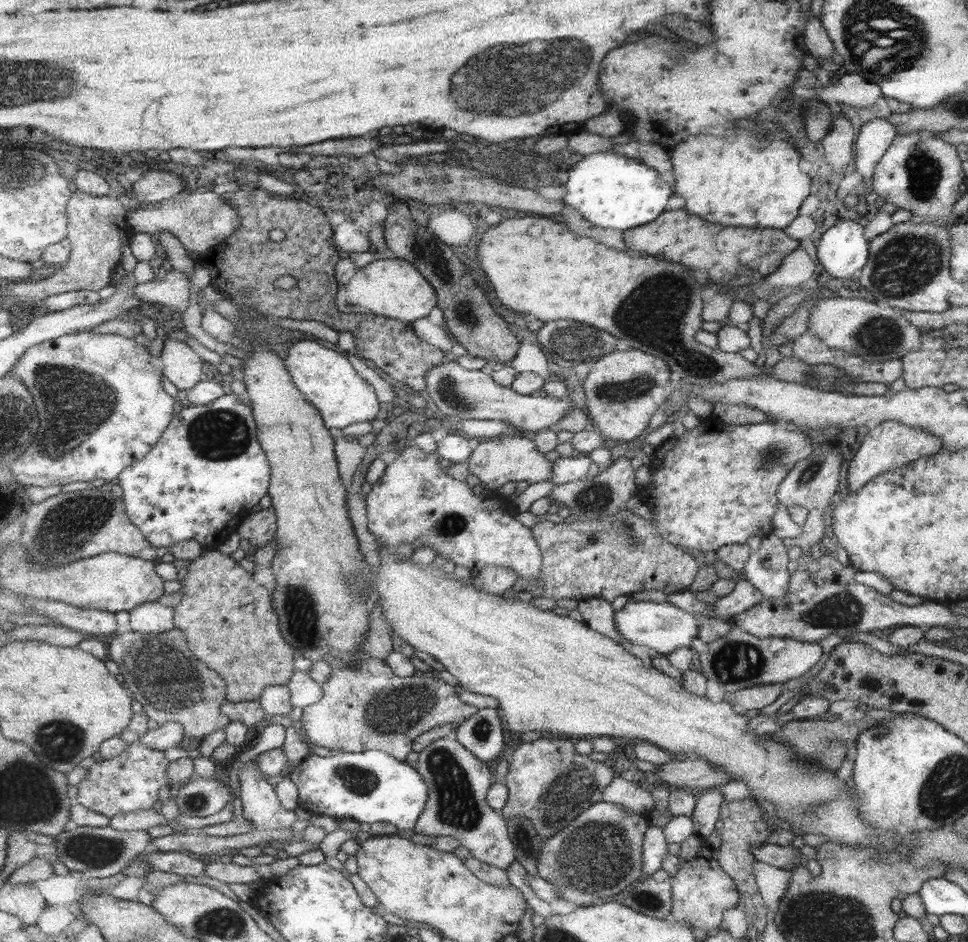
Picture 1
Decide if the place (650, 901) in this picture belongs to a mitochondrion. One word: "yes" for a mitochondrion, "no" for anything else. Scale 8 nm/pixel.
yes

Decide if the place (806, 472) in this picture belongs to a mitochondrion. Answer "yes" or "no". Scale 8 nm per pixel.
yes

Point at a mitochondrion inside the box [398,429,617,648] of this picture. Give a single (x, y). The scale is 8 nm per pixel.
(451, 525)

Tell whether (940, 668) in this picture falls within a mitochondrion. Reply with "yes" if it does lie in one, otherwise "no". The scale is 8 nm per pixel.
no

